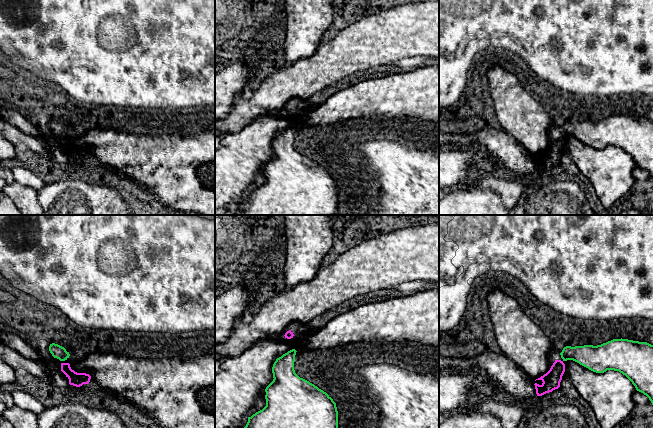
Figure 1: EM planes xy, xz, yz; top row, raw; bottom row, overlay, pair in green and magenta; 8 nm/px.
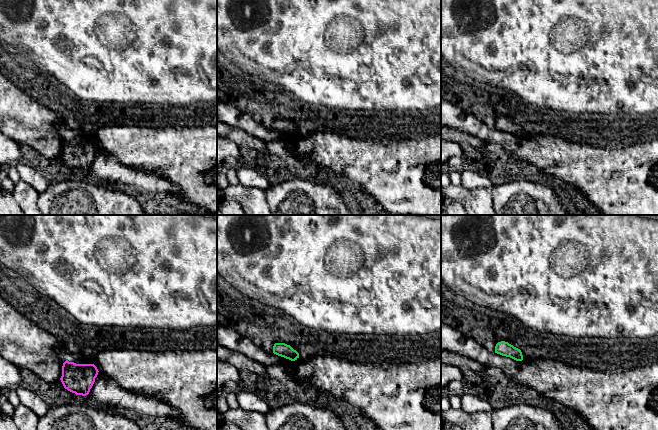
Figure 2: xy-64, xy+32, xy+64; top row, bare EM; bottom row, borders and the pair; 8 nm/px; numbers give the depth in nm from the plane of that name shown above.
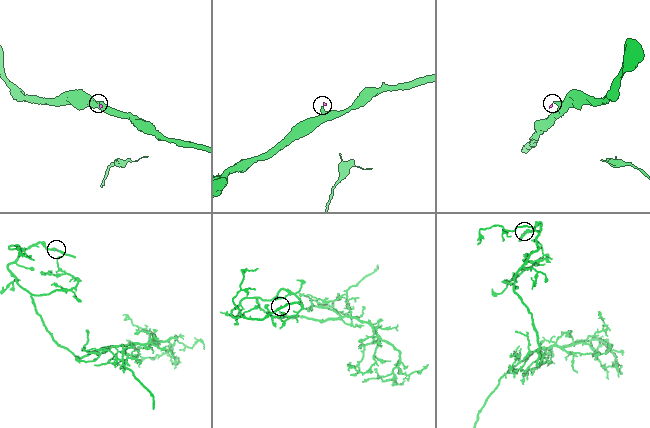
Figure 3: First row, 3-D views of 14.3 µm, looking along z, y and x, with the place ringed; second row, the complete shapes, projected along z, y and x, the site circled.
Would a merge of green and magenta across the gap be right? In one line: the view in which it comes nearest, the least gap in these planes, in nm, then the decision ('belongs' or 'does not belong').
yz | 0 nm | belongs

